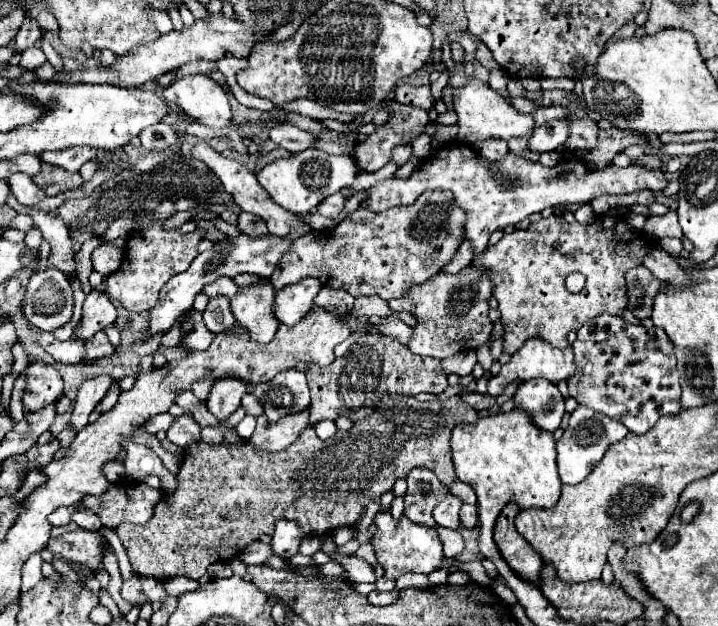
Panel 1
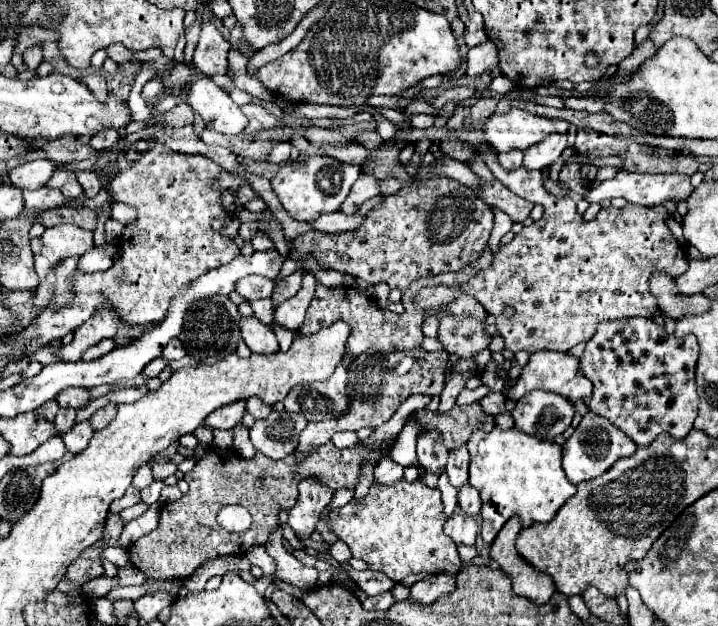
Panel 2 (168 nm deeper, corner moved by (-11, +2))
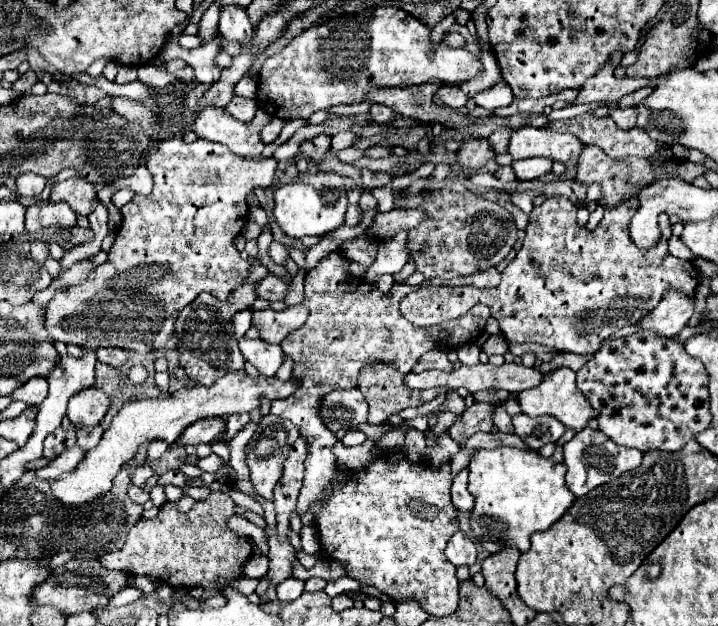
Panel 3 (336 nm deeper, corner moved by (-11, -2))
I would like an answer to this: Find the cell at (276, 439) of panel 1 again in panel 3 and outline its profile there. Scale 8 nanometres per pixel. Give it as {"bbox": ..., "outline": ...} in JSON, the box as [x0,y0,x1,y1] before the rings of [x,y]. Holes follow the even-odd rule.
{"bbox":[244,414,300,502],"outline":[[[268,414],[268,416],[264,416],[260,420],[258,430],[254,432],[252,440],[244,448],[244,452],[246,452],[246,466],[250,470],[250,482],[254,486],[254,494],[256,496],[260,496],[260,498],[264,498],[268,502],[274,502],[272,488],[280,480],[284,456],[288,456],[288,448],[296,442],[298,436],[300,436],[300,432],[298,432],[298,428],[290,420],[280,420],[278,416],[272,416],[272,414]]]}

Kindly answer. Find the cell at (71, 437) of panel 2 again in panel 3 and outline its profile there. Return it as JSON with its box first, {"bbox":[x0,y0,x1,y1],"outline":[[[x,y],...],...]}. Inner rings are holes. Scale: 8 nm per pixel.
{"bbox":[34,446,84,482],"outline":[[[72,446],[66,452],[62,452],[58,458],[54,458],[48,466],[34,470],[34,474],[38,478],[42,478],[42,480],[50,480],[52,482],[52,480],[60,478],[64,472],[72,472],[82,458],[84,458],[84,452],[80,452],[80,448],[76,448],[76,446]]]}

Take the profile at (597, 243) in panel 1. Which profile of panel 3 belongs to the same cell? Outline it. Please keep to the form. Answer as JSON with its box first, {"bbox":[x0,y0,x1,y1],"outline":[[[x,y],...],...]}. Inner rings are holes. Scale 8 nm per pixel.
{"bbox":[400,196,699,356],"outline":[[[552,196],[544,200],[544,204],[534,206],[530,212],[526,238],[522,250],[502,272],[502,282],[496,288],[474,288],[474,286],[420,286],[408,296],[400,300],[402,316],[414,326],[436,326],[446,320],[454,320],[466,314],[474,304],[482,302],[492,310],[492,316],[500,324],[500,332],[512,344],[516,342],[538,342],[558,352],[572,352],[588,356],[598,350],[598,346],[612,336],[616,330],[636,324],[640,316],[652,312],[658,306],[664,292],[674,288],[692,298],[699,284],[698,276],[693,276],[692,261],[668,256],[668,238],[672,236],[672,228],[666,214],[660,214],[660,230],[662,238],[656,248],[640,250],[632,244],[628,236],[628,222],[634,216],[634,210],[628,202],[618,208],[606,210],[604,218],[596,226],[594,232],[580,228],[576,222],[578,206],[564,196]]]}

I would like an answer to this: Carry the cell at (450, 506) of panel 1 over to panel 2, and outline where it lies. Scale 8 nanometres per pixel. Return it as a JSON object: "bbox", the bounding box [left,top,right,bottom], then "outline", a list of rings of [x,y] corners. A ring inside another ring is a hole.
{"bbox":[444,512,478,544],"outline":[[[456,512],[454,516],[450,516],[444,524],[444,532],[456,542],[456,544],[474,544],[476,542],[476,534],[478,534],[478,526],[474,522],[472,516]]]}

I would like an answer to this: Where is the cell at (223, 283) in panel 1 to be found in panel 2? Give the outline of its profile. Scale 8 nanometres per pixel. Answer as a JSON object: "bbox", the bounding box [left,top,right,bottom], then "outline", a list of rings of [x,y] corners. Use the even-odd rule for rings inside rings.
{"bbox":[236,276,274,302],"outline":[[[244,276],[236,284],[236,292],[248,302],[260,300],[260,298],[270,298],[272,290],[274,290],[274,280],[268,280],[262,276]]]}

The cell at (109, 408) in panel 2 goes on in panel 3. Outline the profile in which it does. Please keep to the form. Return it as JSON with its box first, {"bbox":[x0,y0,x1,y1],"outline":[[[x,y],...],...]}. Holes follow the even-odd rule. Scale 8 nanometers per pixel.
{"bbox":[76,426,102,452],"outline":[[[96,426],[96,428],[80,428],[76,430],[76,444],[84,450],[84,452],[90,452],[102,438],[102,426]]]}

